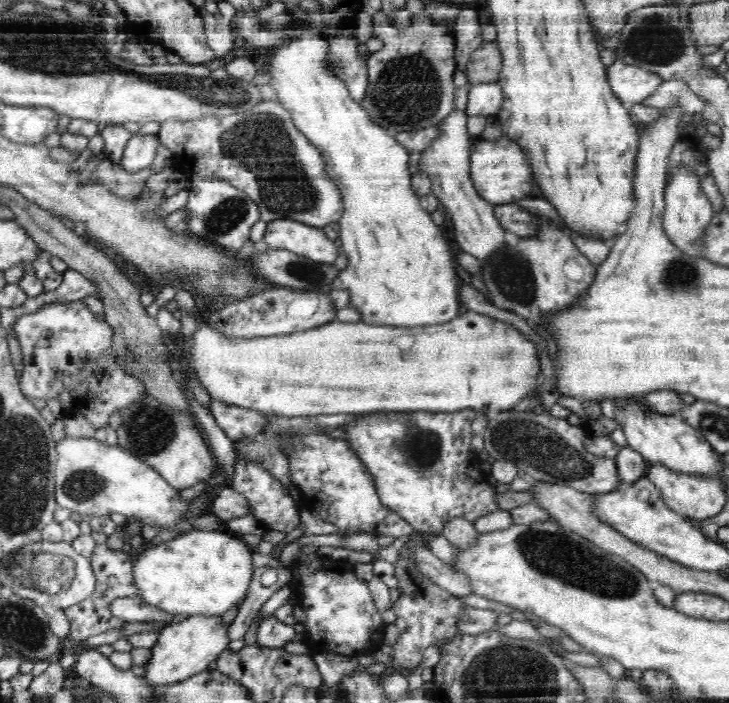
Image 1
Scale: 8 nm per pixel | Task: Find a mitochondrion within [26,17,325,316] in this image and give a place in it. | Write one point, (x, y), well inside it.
(260, 144)

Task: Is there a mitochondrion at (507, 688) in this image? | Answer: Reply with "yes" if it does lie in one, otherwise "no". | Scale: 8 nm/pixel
yes

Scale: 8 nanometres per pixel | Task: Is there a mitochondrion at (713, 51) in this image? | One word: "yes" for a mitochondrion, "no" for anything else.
no

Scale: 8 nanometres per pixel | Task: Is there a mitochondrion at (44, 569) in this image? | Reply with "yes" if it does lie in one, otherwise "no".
yes

